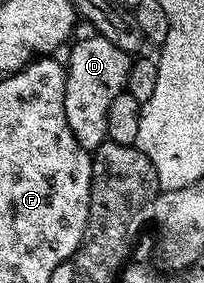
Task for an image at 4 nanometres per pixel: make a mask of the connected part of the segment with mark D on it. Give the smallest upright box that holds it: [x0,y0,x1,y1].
[64,33,131,153]

